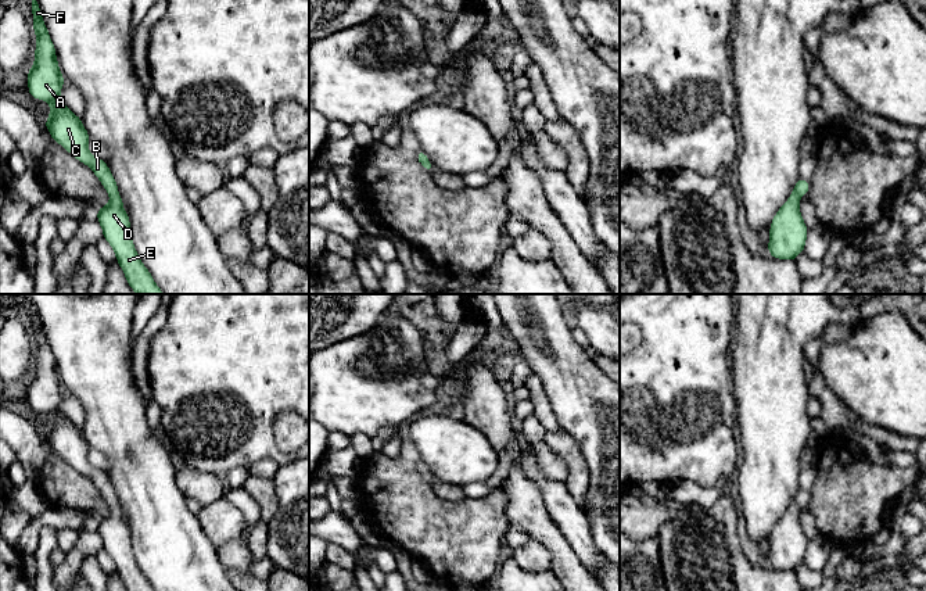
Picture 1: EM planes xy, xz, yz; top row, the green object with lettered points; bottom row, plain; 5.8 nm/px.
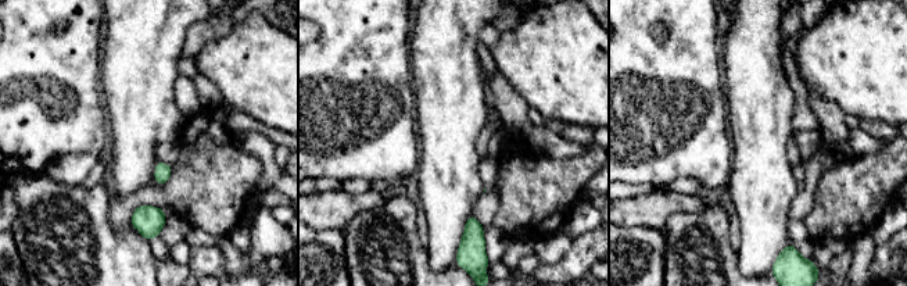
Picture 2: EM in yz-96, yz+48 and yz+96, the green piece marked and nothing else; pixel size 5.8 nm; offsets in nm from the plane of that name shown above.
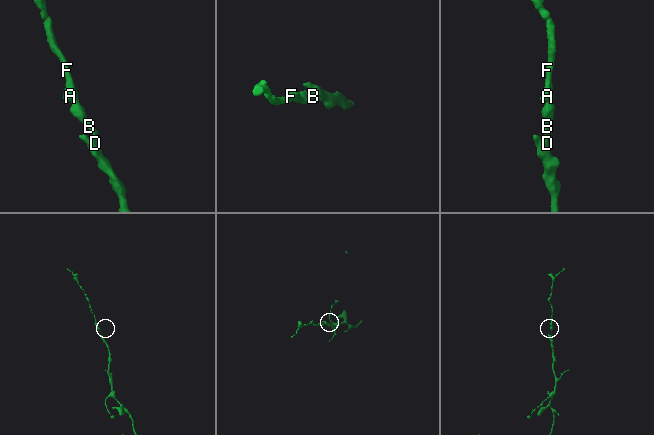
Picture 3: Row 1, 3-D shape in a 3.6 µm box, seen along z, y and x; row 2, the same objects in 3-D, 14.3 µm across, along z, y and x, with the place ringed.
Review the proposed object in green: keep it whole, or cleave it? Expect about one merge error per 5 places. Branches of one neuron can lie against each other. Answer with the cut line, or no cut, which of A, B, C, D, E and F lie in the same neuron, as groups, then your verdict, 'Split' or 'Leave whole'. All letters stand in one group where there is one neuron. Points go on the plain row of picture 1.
No split. Groups: A B C D E F. Leave whole

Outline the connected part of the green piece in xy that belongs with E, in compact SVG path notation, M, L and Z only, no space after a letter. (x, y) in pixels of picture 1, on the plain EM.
M36 308L32 311L32 326L36 361L35 375L28 383L29 405L50 415L51 422L44 436L53 451L87 476L108 502L110 515L98 519L97 531L103 538L103 548L112 558L126 591L154 591L133 556L129 526L123 520L118 495L107 473L90 465L87 458L90 447L82 430L60 411L65 391Z

